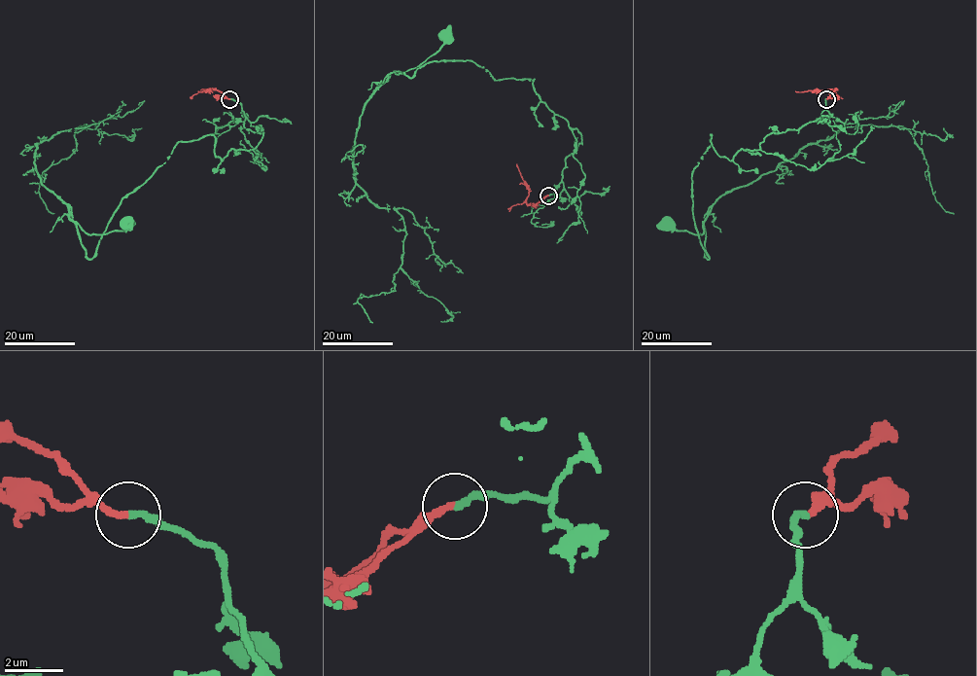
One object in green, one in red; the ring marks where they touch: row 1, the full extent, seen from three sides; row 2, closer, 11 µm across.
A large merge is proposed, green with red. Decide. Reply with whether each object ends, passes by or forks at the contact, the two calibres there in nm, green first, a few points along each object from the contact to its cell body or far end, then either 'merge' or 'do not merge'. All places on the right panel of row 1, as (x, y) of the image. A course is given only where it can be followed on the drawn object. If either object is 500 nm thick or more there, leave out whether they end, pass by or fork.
green ends | red ends | 220/240 nm | green via (826, 99), (820, 117), (730, 160), (711, 134), (692, 175), (696, 234), (666, 225) | red via (826, 99), (835, 88), (795, 91) | merge

